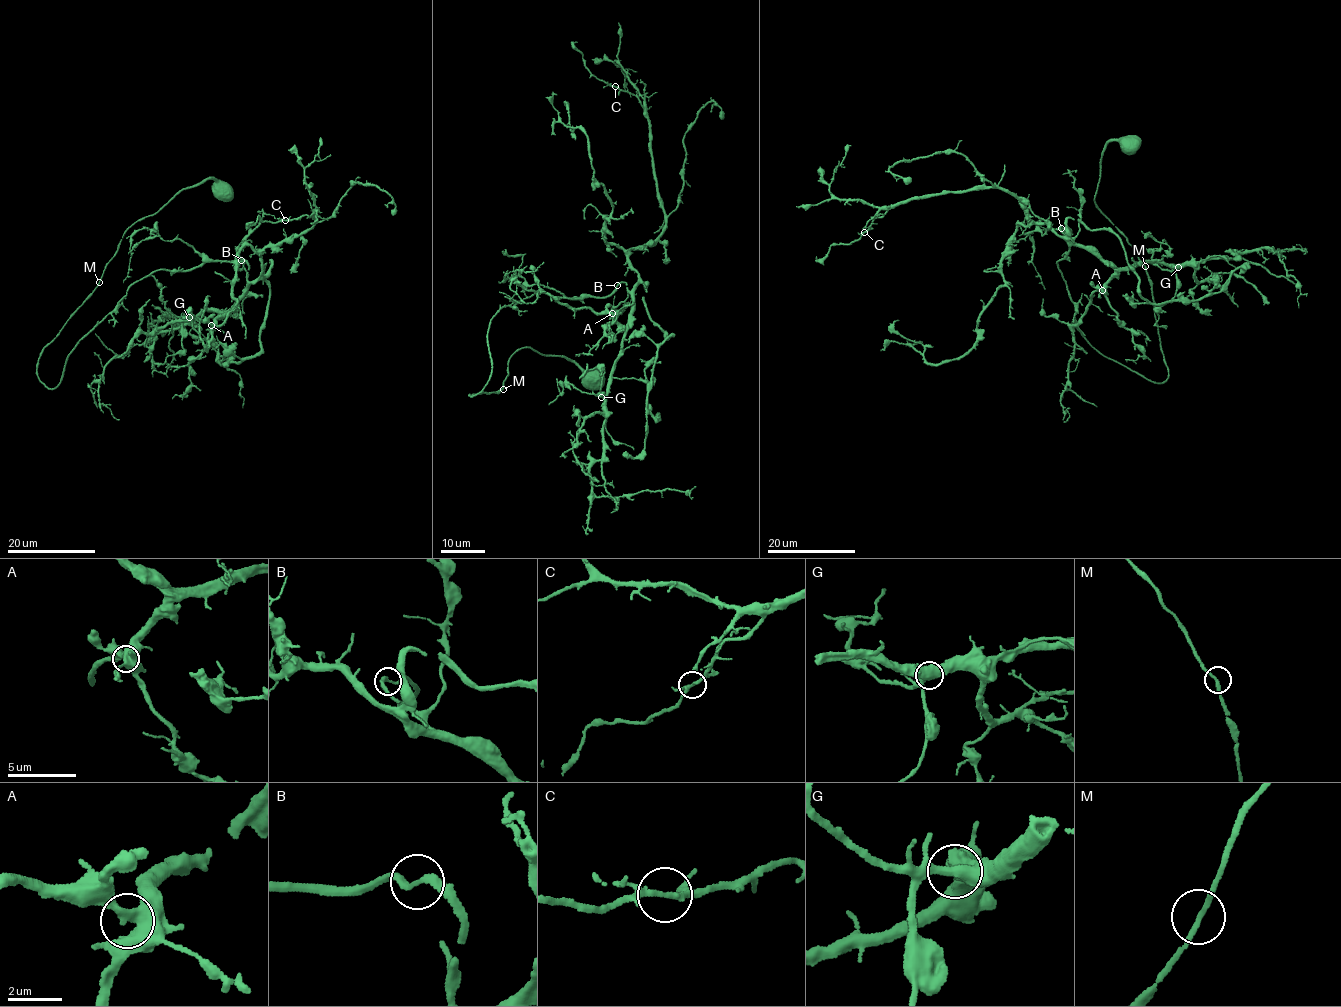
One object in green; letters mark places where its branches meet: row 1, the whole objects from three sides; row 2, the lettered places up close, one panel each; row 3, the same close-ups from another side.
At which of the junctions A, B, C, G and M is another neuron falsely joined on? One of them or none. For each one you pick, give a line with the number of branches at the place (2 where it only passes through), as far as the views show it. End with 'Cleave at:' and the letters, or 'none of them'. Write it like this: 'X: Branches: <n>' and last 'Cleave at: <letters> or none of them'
Cleave at: none of them

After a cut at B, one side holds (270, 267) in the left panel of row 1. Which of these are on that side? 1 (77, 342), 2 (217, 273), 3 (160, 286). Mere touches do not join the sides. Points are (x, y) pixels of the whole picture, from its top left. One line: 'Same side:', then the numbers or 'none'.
Same side: 2, 3

